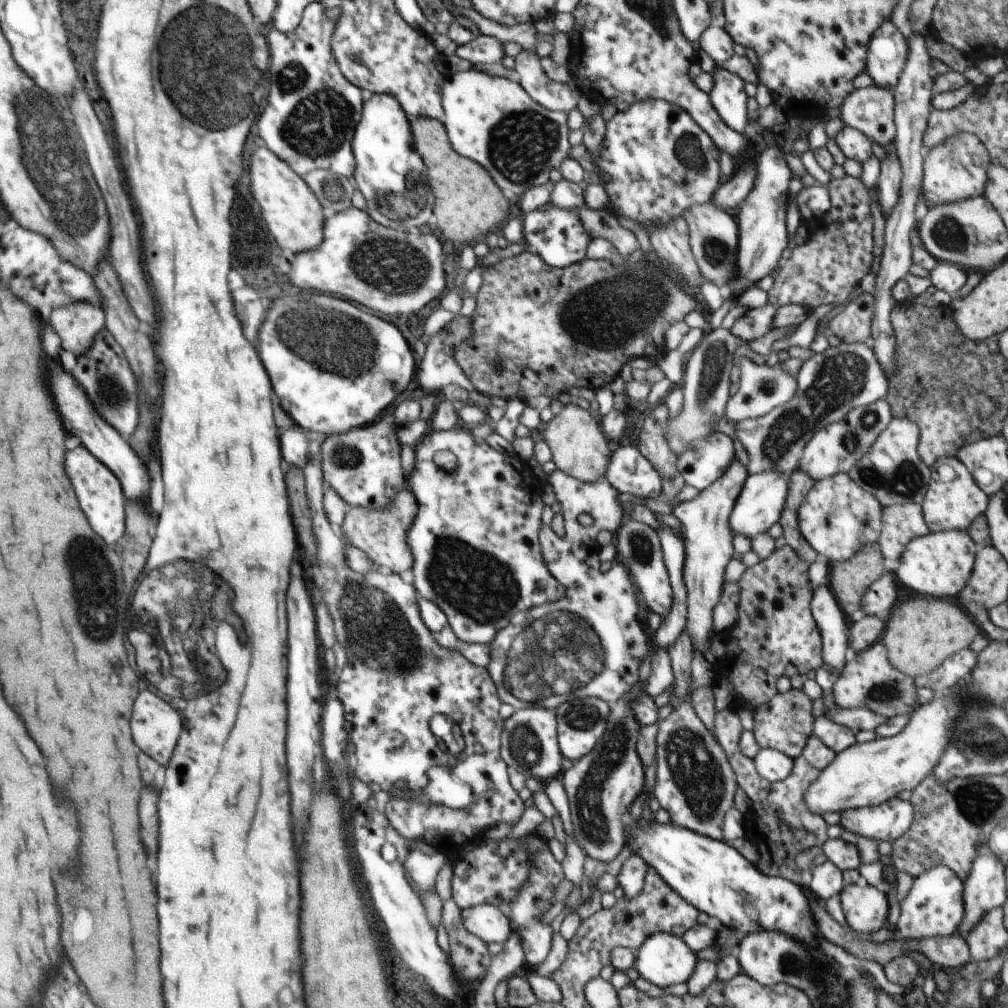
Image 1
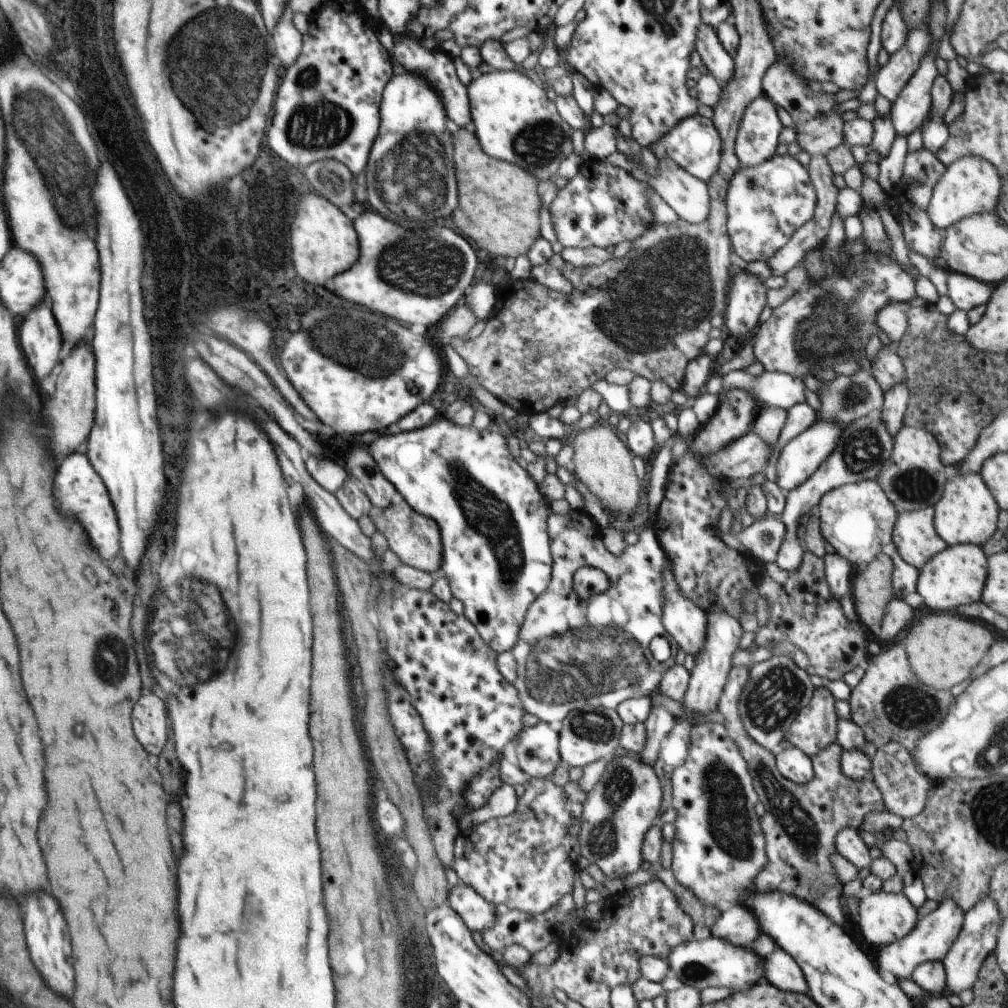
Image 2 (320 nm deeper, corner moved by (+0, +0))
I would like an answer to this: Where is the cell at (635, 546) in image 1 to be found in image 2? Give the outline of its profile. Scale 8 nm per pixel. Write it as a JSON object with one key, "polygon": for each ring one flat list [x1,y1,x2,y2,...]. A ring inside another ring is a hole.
{"polygon":[[668,560,664,570,665,603,663,604,662,624,666,632,678,643,679,648,696,657,705,645,707,614,680,592]]}

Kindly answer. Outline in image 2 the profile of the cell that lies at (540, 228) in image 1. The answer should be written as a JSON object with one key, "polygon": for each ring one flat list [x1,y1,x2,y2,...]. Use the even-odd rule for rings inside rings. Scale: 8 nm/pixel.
{"polygon":[[583,159,578,174,560,189,549,204,549,213,560,244,566,248,585,249,597,246,603,249,620,242,633,242,655,222,649,205,649,184,634,178,629,171,600,159]]}

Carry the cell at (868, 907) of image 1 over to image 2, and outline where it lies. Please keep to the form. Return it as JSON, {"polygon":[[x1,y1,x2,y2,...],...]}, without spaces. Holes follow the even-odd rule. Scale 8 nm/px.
{"polygon":[[880,890,861,898,859,913,854,922,870,944,888,946,912,932,919,919,917,911,918,909,904,893,889,894]]}

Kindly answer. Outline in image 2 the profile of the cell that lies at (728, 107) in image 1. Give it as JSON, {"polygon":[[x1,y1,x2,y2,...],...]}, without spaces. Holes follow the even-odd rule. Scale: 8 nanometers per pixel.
{"polygon":[[704,22,698,25,695,50,700,54,702,62,707,66,709,73,717,81,721,82,721,84,731,81,735,62,733,57,724,50,713,26]]}

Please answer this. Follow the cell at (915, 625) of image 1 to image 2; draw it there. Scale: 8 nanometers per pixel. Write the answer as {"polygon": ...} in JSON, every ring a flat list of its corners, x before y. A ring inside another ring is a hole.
{"polygon":[[938,611,928,614,907,630,902,645,907,652,911,669,918,680,929,687,950,691,952,686,972,678,973,668,995,643,992,632,957,612]]}

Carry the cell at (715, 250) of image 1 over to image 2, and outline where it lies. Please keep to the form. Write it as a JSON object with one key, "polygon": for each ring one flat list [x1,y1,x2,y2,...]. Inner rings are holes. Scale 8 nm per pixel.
{"polygon":[[672,160,659,161,657,173,650,178,649,186,654,189,667,202,680,219,689,223,702,222,710,212,710,195,708,185,697,176,685,171]]}

